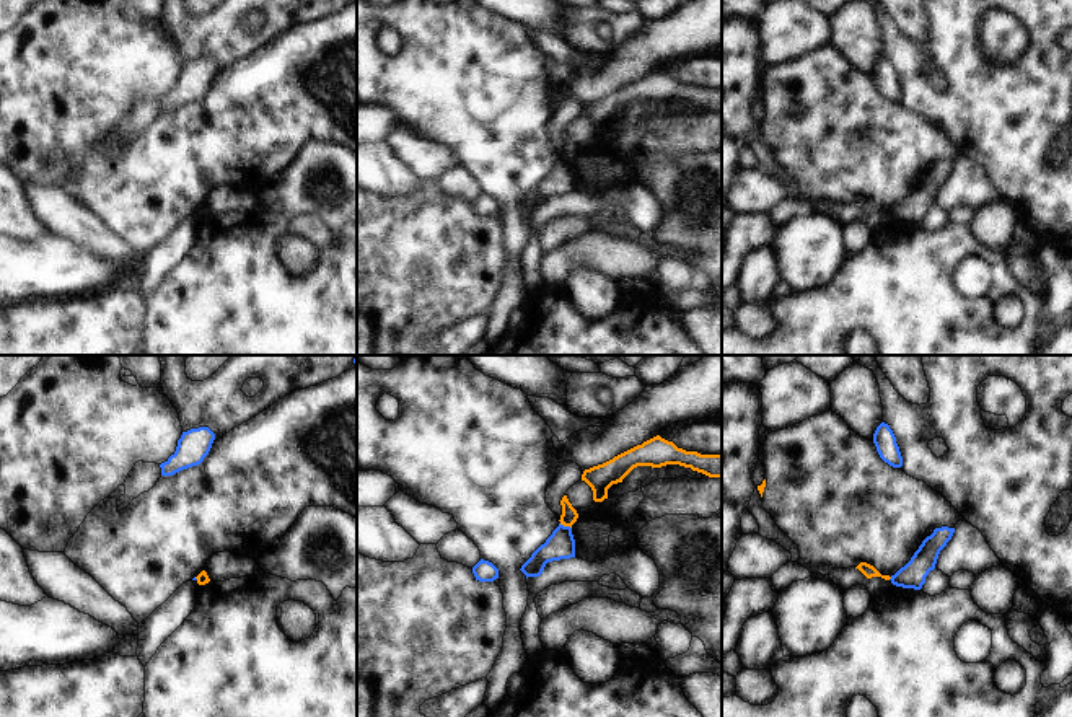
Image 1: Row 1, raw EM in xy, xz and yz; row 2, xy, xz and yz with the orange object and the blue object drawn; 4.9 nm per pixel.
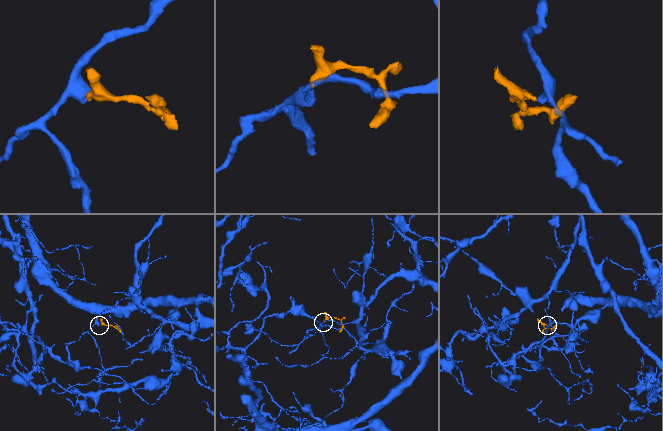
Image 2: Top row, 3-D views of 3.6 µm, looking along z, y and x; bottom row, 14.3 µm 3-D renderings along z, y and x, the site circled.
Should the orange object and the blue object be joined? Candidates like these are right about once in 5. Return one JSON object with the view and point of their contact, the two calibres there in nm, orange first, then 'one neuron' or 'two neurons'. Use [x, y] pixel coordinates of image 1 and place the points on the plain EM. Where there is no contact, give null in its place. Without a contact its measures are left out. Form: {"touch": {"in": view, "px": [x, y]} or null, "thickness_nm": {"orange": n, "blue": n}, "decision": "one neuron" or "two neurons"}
{"touch": {"in": "xz", "px": [566, 160]}, "thickness_nm": {"orange": 80, "blue": 140}, "decision": "two neurons"}

